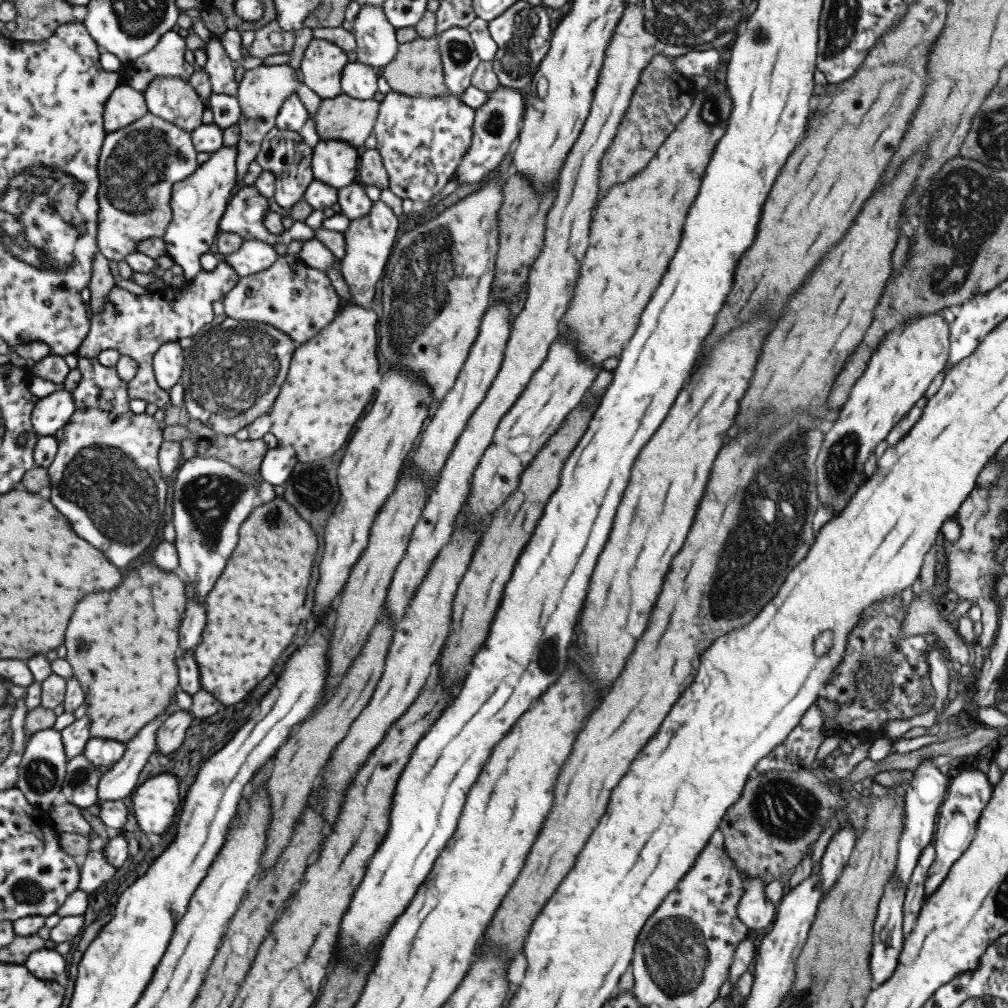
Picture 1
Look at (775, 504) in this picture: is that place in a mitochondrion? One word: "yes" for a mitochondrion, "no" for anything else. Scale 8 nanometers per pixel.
yes

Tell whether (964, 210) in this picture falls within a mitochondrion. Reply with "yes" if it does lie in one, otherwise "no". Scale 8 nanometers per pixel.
yes

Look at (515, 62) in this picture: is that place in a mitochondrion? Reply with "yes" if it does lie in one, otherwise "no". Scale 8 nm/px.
yes

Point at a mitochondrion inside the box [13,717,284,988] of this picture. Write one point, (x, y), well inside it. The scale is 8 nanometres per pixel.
(41, 774)

